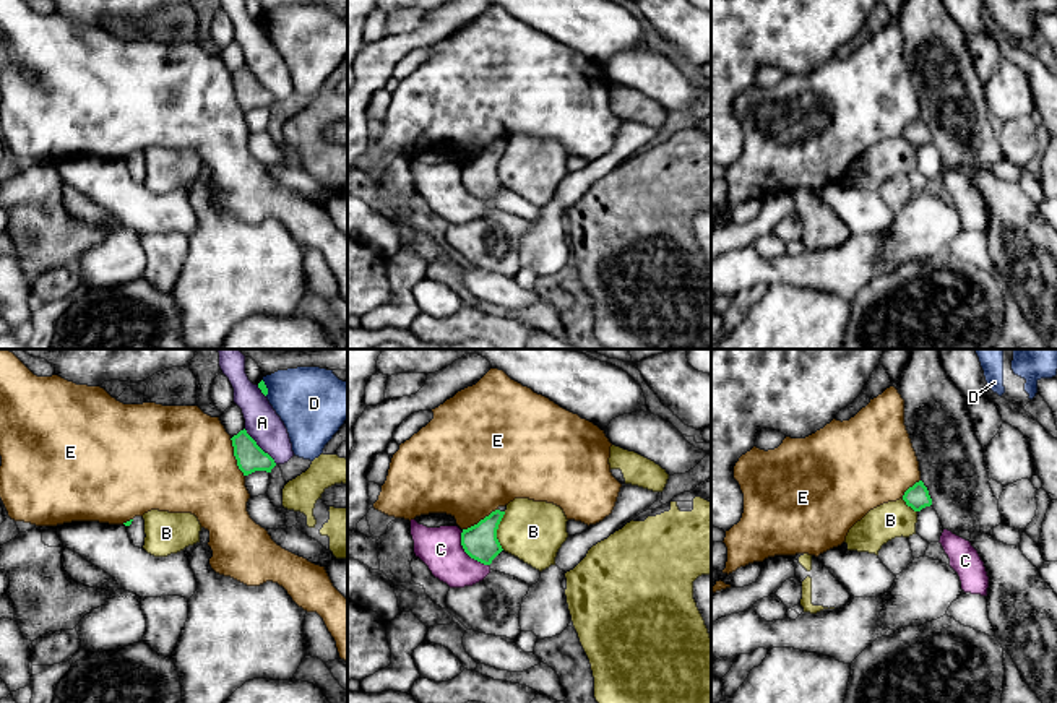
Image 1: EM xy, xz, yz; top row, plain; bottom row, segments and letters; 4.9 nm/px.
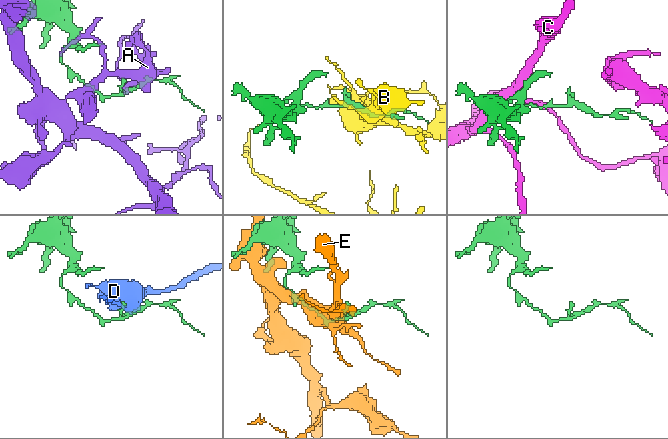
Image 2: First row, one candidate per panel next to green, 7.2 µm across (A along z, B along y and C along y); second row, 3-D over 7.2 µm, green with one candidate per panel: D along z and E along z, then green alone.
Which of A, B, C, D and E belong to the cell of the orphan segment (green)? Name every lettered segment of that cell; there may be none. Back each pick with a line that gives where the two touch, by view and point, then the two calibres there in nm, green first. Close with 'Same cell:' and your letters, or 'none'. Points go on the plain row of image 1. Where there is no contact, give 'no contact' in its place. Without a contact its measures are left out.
Same cell: none

